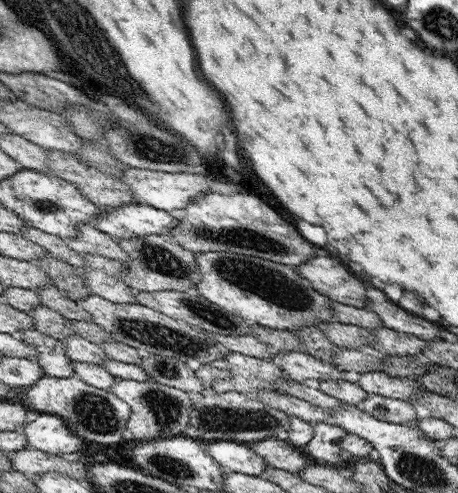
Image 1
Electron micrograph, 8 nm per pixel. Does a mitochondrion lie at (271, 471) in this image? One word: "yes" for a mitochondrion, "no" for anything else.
no

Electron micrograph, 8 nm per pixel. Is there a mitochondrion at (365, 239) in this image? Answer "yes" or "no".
no

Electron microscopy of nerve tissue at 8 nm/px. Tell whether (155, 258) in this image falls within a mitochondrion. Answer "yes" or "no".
yes

